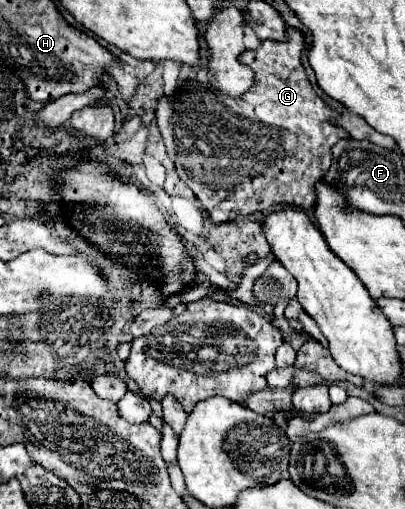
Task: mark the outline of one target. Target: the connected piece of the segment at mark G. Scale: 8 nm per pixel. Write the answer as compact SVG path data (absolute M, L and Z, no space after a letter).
M286 27L286 41L262 41L262 45L252 51L252 49L246 49L240 53L240 61L244 65L248 65L252 71L254 71L254 85L248 89L248 93L240 95L240 99L232 99L232 97L226 97L222 95L220 91L216 91L216 87L208 85L208 83L198 83L198 81L186 81L182 83L172 95L164 95L164 99L160 99L160 103L156 105L156 125L162 133L162 139L164 139L164 145L166 145L166 153L168 157L172 159L172 163L176 165L176 171L178 171L178 177L194 191L194 195L200 199L202 203L202 209L210 215L210 221L212 223L224 223L224 221L230 221L230 219L236 219L240 215L252 215L252 213L264 213L268 211L272 205L298 205L302 209L312 209L314 207L314 201L316 201L316 193L314 193L314 183L318 179L322 179L330 167L330 161L332 161L332 145L338 141L338 139L346 139L348 133L330 123L332 119L336 119L336 111L330 109L318 95L316 91L312 89L308 77L306 77L306 71L302 67L302 49L304 49L304 35L300 31L296 31L294 27Z

